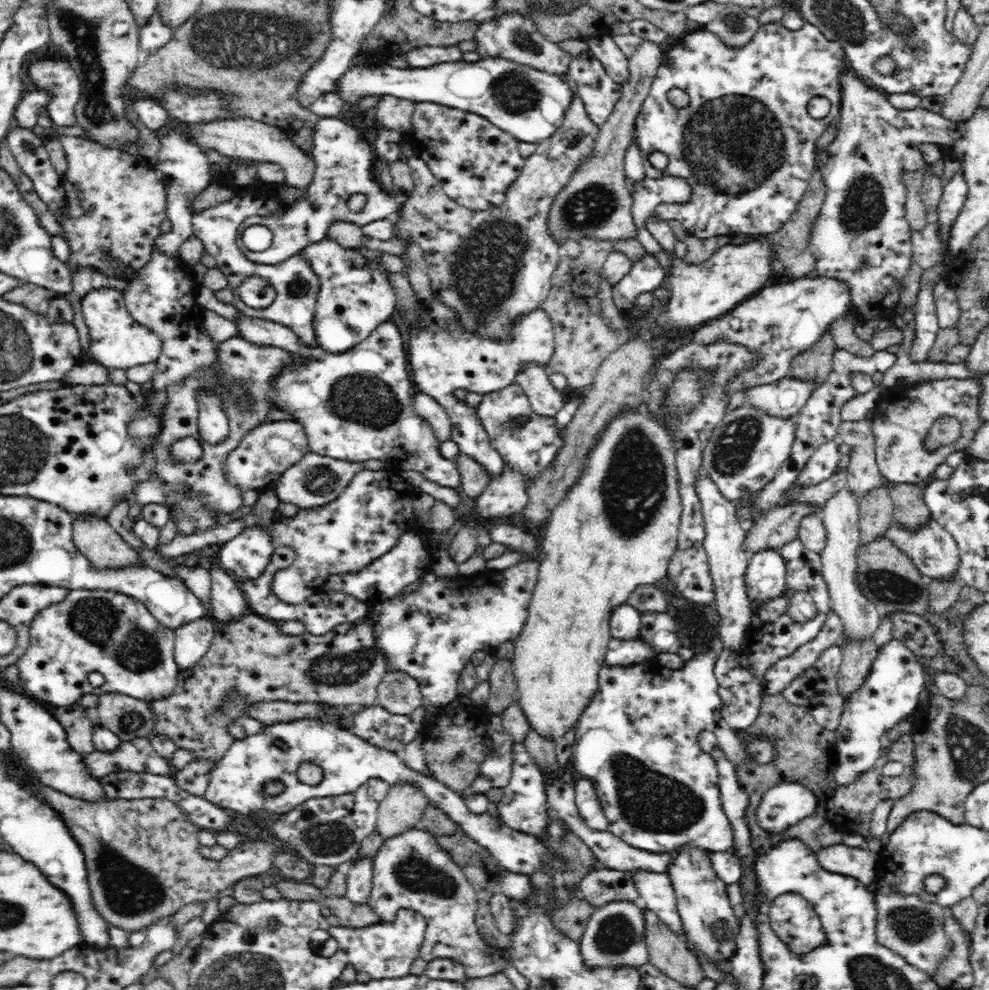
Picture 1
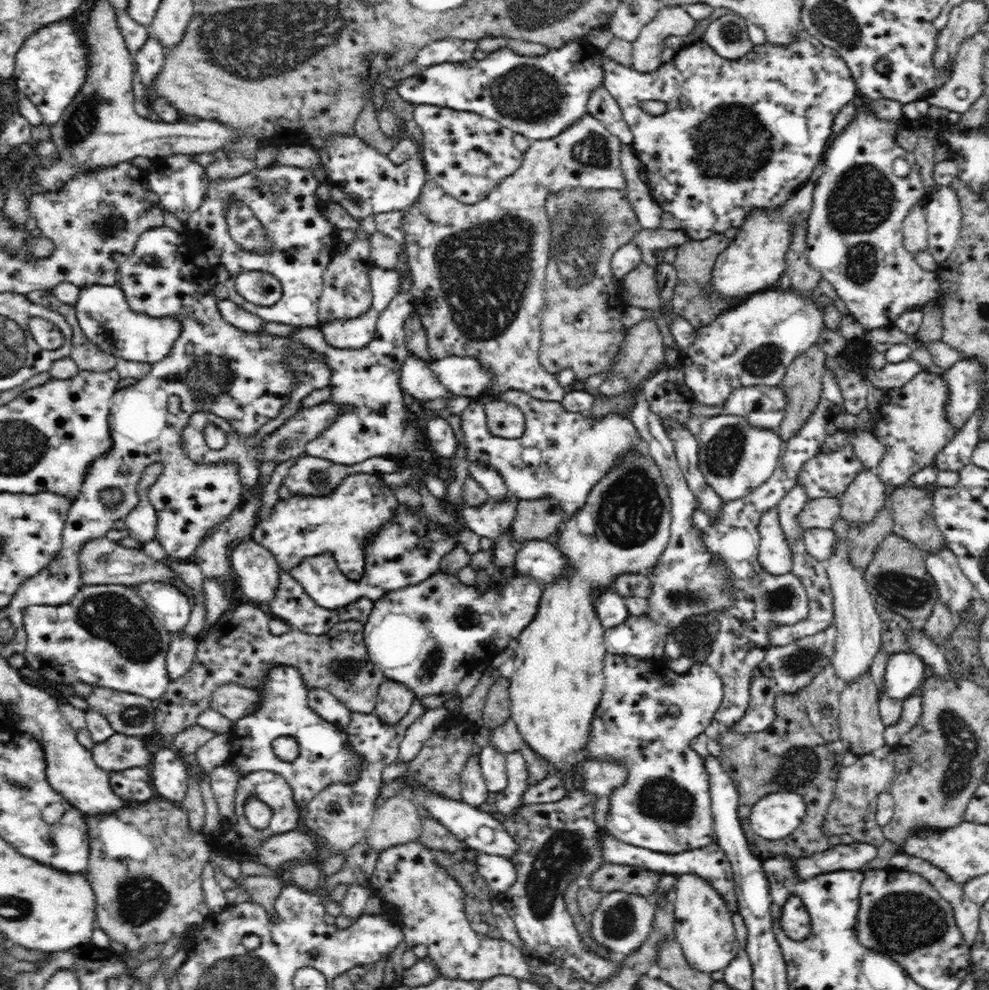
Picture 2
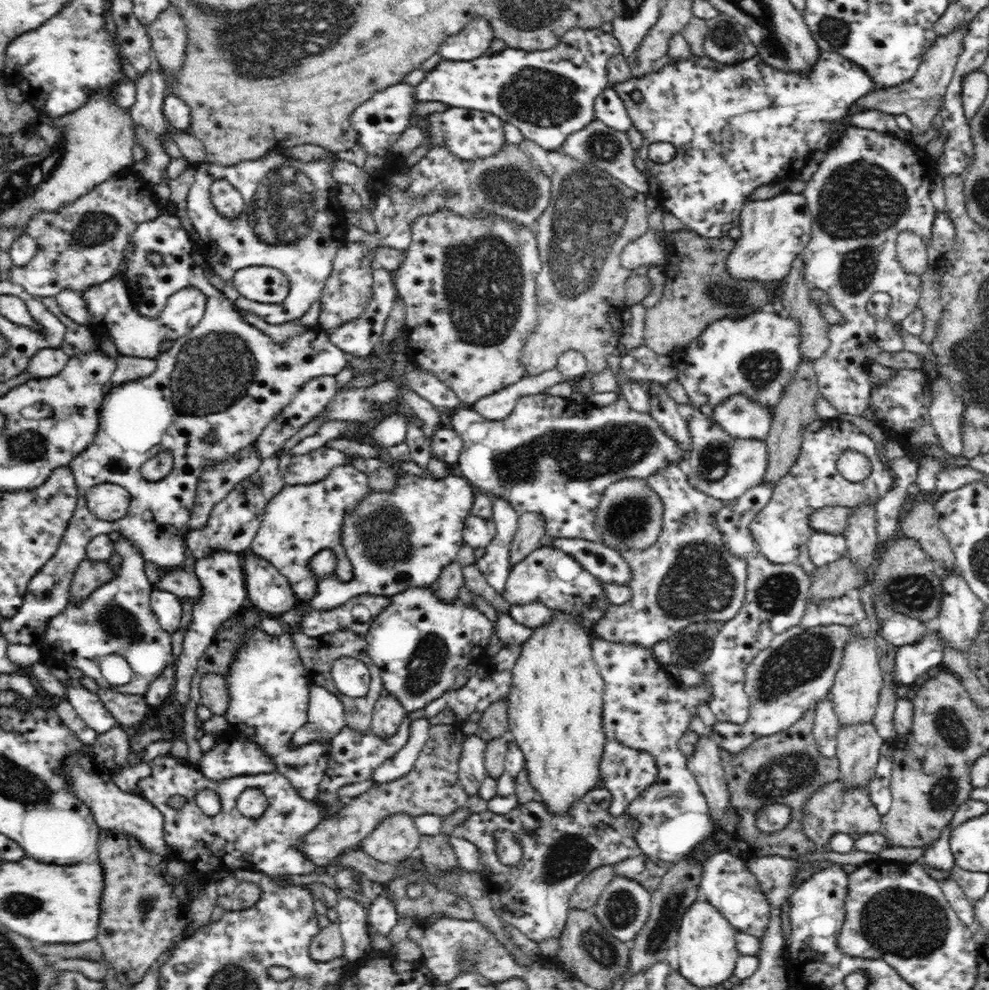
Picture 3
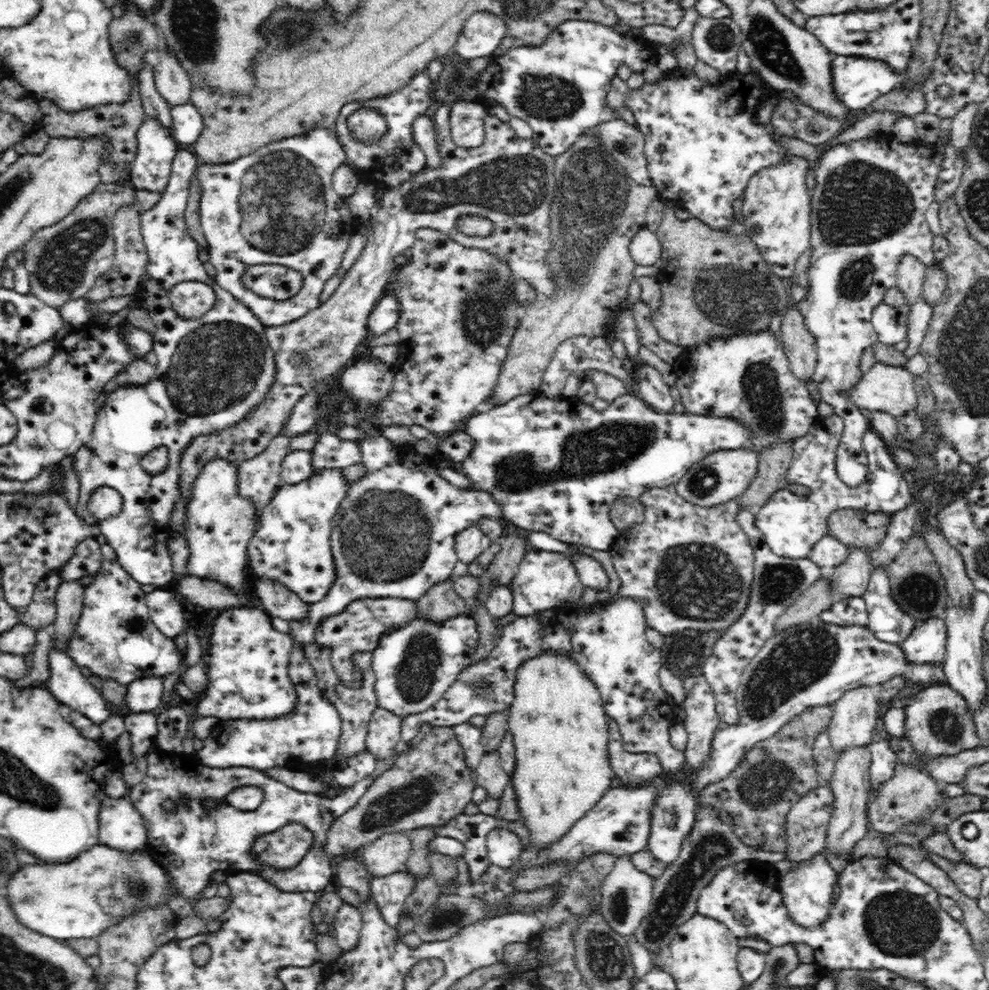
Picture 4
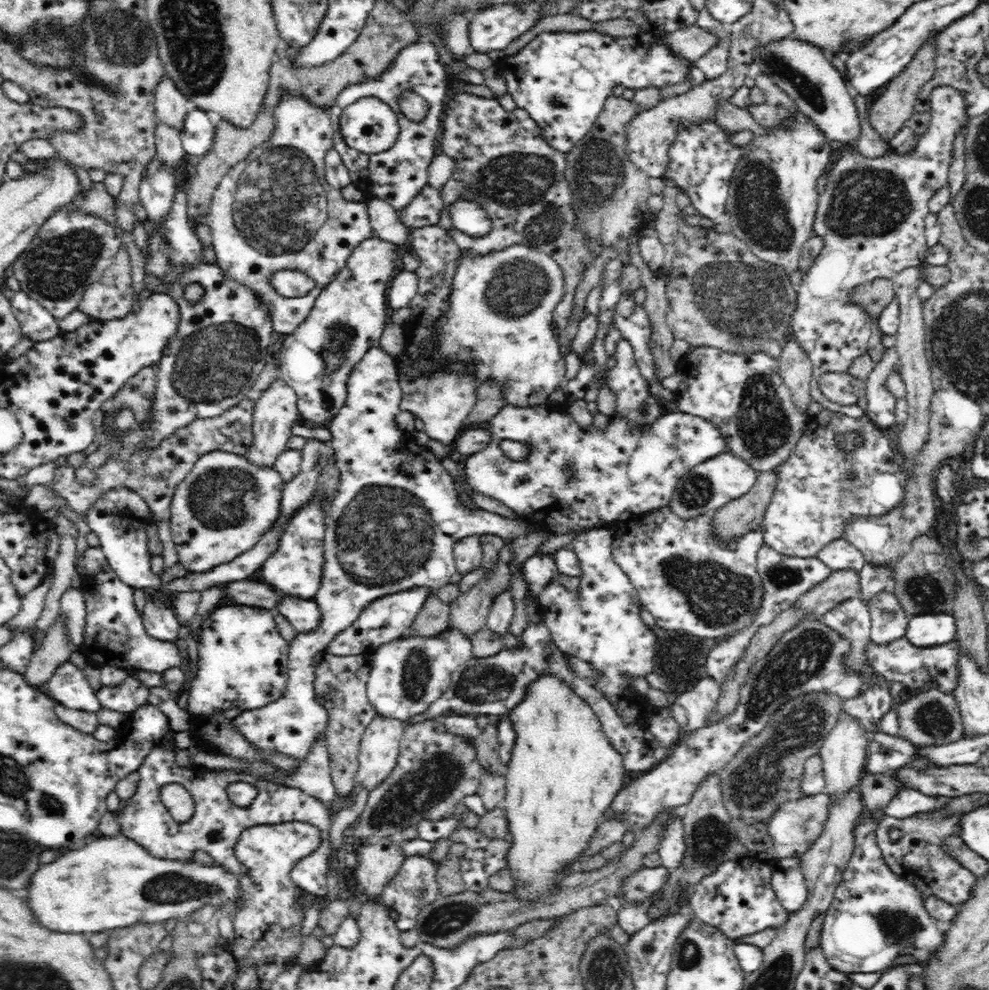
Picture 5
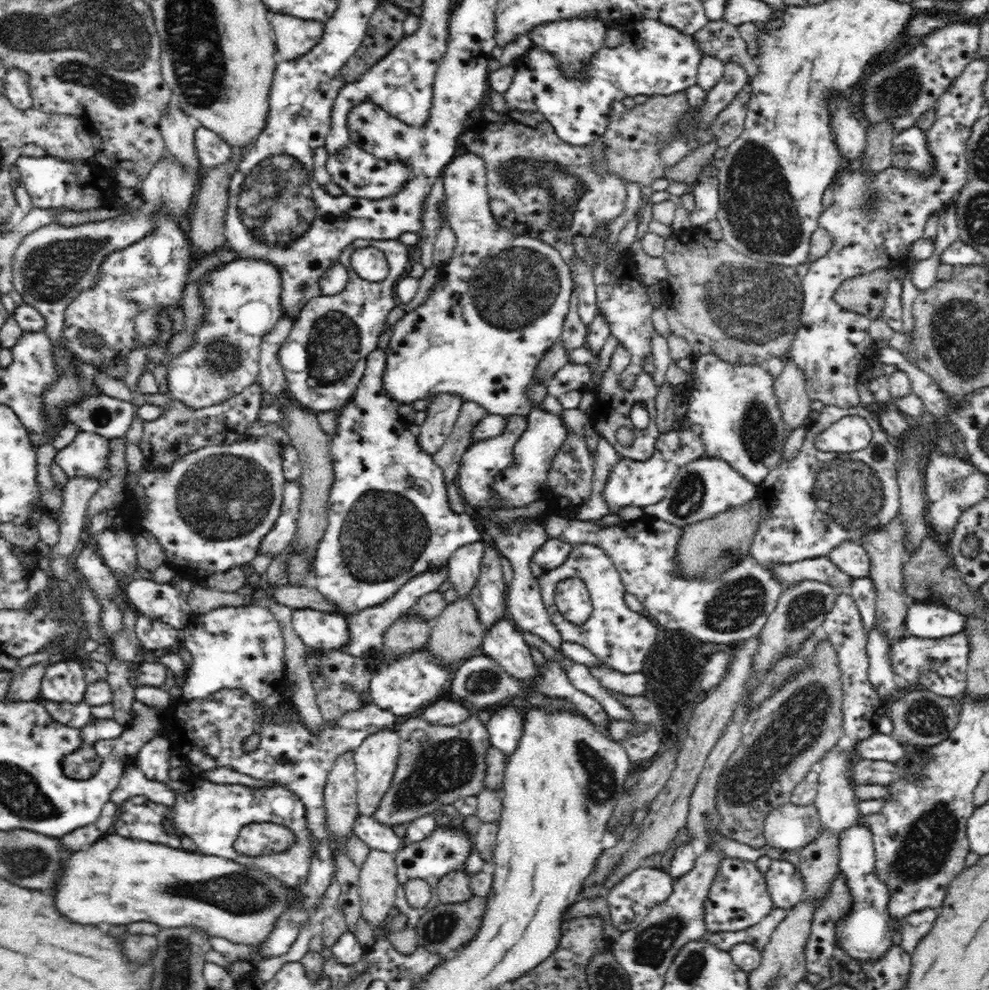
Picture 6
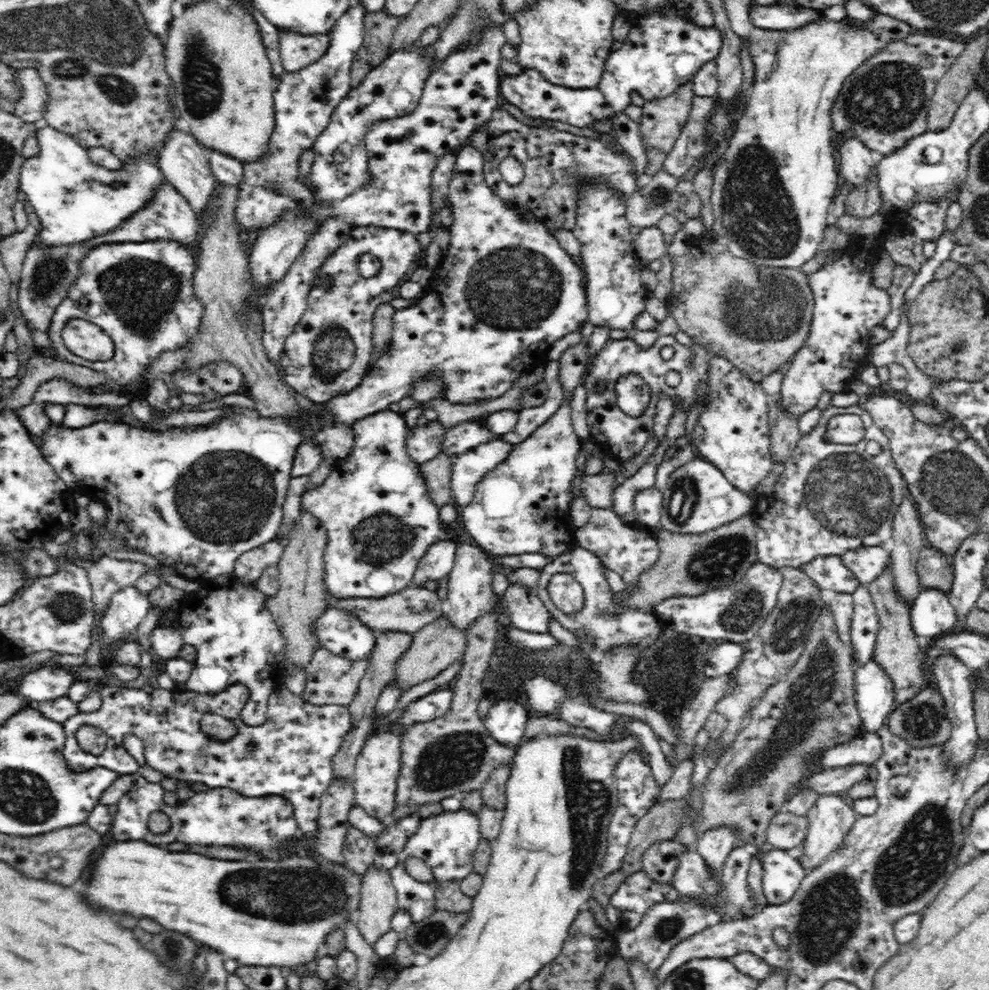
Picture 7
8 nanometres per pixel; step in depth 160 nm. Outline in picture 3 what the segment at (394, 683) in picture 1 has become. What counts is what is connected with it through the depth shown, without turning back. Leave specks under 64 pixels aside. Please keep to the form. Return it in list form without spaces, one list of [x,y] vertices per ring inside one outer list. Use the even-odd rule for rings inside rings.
[[[384,693],[374,706],[371,733],[376,737],[387,739],[396,734],[408,712],[394,695]]]

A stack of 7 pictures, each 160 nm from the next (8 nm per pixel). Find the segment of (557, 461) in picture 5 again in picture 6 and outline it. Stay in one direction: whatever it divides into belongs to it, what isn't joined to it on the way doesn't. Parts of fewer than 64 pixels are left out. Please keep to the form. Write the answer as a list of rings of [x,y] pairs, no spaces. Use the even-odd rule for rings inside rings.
[[[524,416],[506,417],[508,426],[504,428],[503,433],[484,438],[484,440],[472,441],[471,445],[464,451],[461,456],[458,472],[457,487],[464,497],[468,507],[490,506],[496,501],[490,491],[490,482],[494,477],[500,474],[504,468],[508,468],[513,460],[513,446],[526,430],[526,418]],[[684,426],[670,430],[668,433],[659,433],[652,456],[642,461],[620,456],[614,465],[610,480],[603,490],[604,498],[609,504],[611,514],[618,512],[622,506],[638,506],[646,509],[655,505],[666,496],[672,478],[686,465],[687,462],[699,460],[704,454],[704,442],[691,427]]]

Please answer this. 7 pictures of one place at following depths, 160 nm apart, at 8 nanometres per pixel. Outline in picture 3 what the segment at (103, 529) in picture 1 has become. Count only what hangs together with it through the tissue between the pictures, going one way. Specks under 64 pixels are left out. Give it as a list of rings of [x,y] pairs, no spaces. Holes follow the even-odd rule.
[[[85,559],[80,562],[70,582],[68,604],[79,605],[93,590],[112,581],[115,578],[114,570],[108,567],[107,562],[89,562]],[[180,568],[165,571],[160,575],[156,589],[175,594],[180,600],[194,604],[203,593],[201,582],[194,571],[185,571]]]

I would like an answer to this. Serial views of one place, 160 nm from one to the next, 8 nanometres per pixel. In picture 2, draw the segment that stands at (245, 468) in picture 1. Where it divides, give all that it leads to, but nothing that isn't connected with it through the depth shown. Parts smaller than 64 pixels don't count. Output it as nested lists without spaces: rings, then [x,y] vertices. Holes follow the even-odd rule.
[[[328,401],[312,408],[303,408],[282,428],[263,440],[263,451],[259,456],[259,462],[276,460],[280,463],[292,456],[301,456],[308,442],[318,438],[321,432],[330,428],[330,424],[334,424],[348,410],[350,409],[344,409]]]

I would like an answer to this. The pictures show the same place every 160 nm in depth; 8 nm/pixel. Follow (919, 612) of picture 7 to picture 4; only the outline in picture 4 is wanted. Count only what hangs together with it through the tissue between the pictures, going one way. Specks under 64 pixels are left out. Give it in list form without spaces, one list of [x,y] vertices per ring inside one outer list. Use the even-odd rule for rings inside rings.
[[[930,617],[918,621],[900,645],[910,662],[941,664],[947,655],[946,639],[947,627],[942,617]]]

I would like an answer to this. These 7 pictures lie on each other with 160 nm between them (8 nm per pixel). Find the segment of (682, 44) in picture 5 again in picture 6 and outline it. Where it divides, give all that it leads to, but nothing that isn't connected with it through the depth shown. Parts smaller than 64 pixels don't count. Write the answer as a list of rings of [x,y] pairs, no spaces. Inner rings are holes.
[[[723,19],[710,21],[694,35],[704,54],[719,58],[725,63],[738,63],[744,67],[749,78],[757,74],[755,58],[749,53],[747,42],[741,37],[737,26]]]

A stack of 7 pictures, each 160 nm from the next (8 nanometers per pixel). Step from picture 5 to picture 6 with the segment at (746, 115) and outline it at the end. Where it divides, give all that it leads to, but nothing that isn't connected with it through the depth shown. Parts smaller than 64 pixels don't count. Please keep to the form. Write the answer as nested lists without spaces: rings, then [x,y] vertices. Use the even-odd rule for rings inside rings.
[[[714,138],[704,146],[699,146],[696,150],[688,153],[680,162],[666,170],[665,178],[671,180],[682,180],[689,185],[696,180],[699,170],[710,162],[712,154],[716,152],[716,141]]]

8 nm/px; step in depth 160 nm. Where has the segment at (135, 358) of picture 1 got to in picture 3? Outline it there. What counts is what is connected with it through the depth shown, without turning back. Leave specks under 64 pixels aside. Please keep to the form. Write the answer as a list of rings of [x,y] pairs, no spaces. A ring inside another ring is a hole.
[[[111,279],[98,286],[91,287],[82,292],[86,307],[92,315],[88,325],[96,337],[102,336],[107,331],[118,350],[119,355],[134,356],[139,358],[156,359],[159,357],[158,350],[163,340],[177,340],[188,334],[189,329],[201,322],[206,310],[208,299],[204,293],[187,287],[169,297],[160,318],[150,320],[141,316],[132,305],[127,293],[127,284],[118,279]]]

